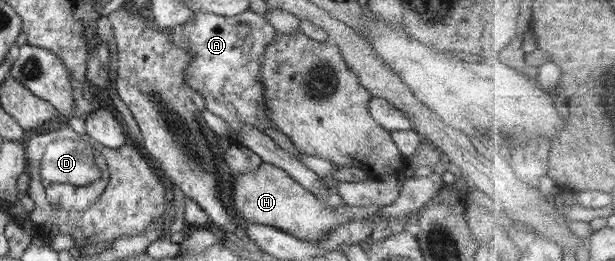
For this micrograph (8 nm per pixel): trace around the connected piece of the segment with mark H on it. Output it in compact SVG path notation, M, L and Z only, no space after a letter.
M263 162L255 171L247 171L244 175L233 179L233 205L231 210L235 218L243 224L260 223L278 227L289 235L295 235L303 241L320 241L325 239L337 225L355 219L371 218L381 209L379 205L357 207L341 205L337 210L321 202L315 195L306 191L284 169Z

